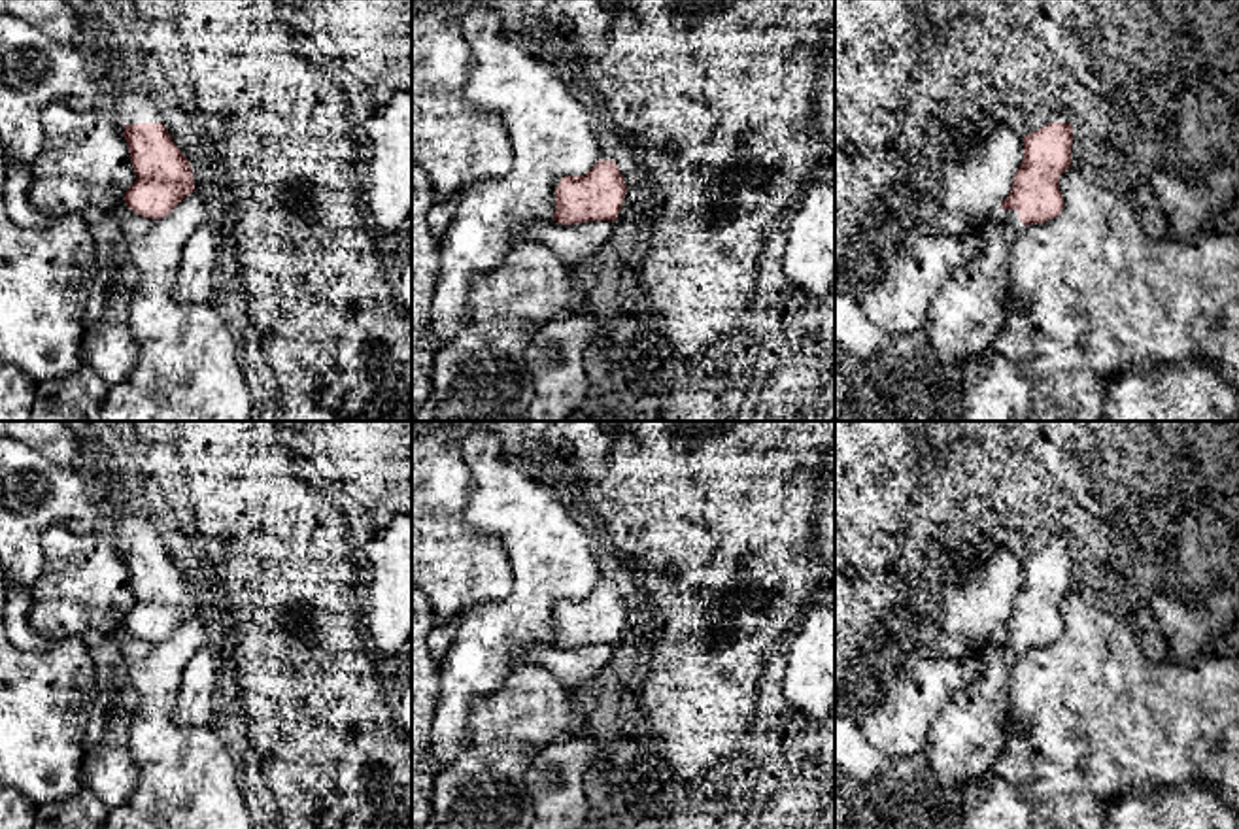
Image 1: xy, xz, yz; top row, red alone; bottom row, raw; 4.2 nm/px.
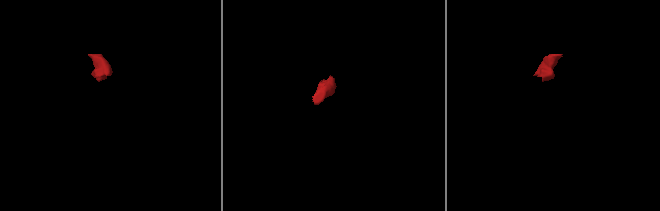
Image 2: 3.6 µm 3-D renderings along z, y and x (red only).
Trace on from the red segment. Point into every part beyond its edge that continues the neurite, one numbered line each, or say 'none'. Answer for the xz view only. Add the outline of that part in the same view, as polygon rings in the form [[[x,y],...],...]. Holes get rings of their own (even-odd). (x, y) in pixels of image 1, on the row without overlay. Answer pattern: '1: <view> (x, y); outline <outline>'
none

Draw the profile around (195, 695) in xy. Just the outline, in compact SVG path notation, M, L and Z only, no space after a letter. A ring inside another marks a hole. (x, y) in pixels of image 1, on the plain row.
M200 648L181 674L174 719L187 727L208 727L212 721L213 693L213 657L206 648Z

